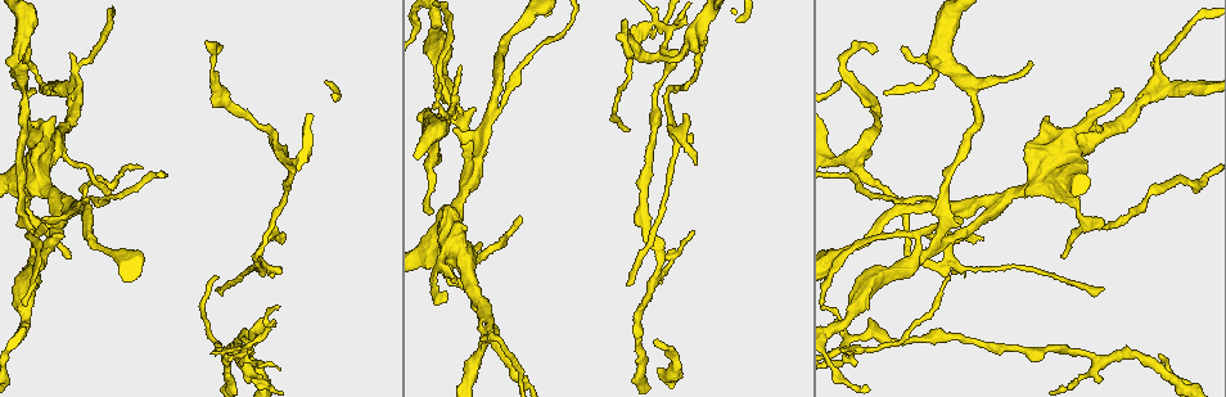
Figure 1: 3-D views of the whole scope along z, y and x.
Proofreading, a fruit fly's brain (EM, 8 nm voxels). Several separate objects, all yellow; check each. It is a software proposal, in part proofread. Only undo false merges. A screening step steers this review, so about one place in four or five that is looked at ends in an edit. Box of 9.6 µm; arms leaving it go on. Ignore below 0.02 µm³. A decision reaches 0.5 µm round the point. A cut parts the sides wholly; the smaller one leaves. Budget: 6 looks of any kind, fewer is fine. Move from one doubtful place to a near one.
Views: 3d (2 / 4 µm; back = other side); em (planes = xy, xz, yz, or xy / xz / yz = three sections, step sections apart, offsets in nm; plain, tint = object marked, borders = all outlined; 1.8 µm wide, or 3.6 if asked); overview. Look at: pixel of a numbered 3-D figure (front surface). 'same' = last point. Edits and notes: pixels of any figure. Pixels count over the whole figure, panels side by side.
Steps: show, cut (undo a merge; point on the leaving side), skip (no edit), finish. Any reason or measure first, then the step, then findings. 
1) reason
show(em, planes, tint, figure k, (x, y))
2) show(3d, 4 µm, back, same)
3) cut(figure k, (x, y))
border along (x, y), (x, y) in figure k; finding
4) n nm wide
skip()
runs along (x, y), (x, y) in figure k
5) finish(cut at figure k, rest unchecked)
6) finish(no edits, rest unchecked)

calibre changes
show(3d, 2 µm, figure 1, (436, 271))

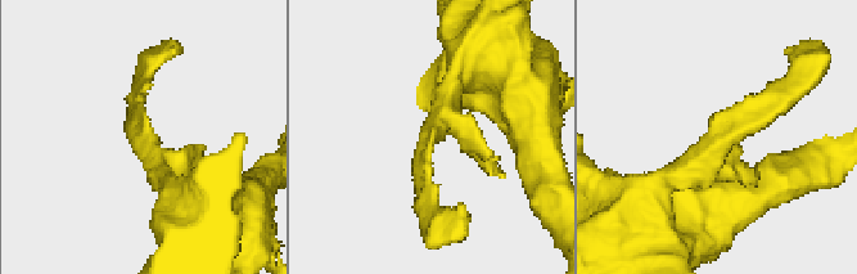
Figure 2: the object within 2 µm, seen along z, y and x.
show(em, yz, step 4, tint, figure 2, (706, 155))

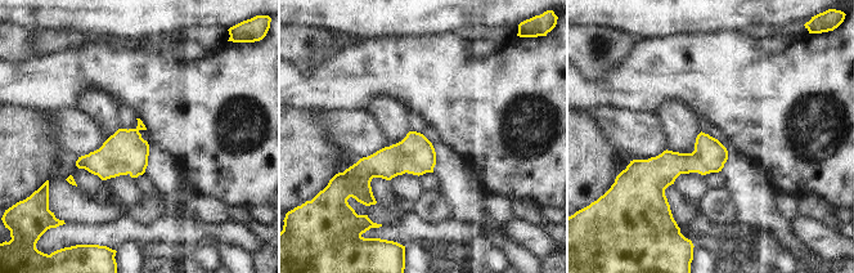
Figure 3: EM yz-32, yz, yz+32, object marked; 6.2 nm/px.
another direction
show(em, planes, borders, same)

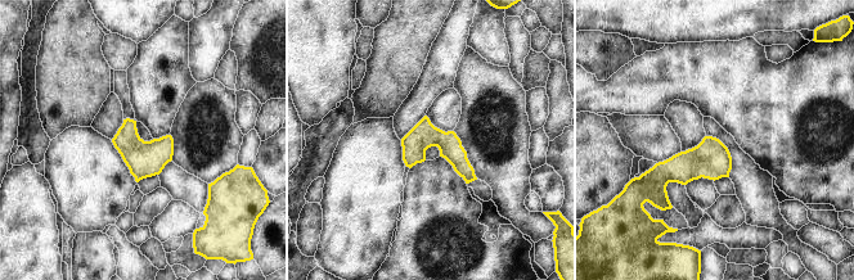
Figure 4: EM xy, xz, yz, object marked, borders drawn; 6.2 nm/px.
170 nm wide
skip()
runs along (404, 141), (439, 141), (471, 177) in figure 4; one cell here

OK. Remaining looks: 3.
four arms meet
show(em, yz, step 16, tint, figure 1, (941, 242))

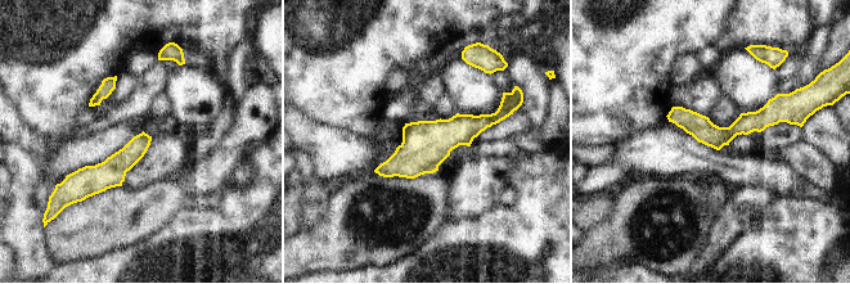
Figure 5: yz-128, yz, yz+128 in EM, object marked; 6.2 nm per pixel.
skip()
runs along (499, 113), (379, 170) in figure 5; all the same cell

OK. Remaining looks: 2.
show(3d, 2 µm, figure 1, (678, 361))

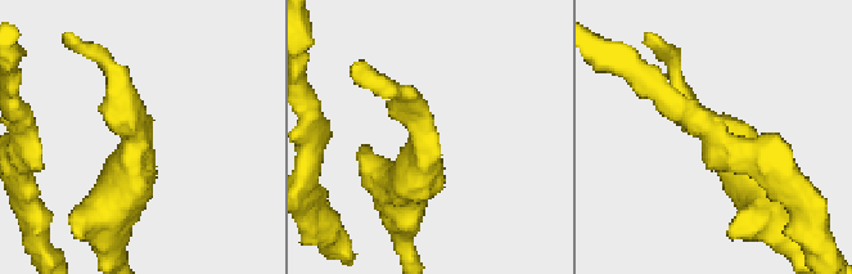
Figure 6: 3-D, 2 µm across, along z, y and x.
show(em, planes, tint, figure 6, (424, 136))

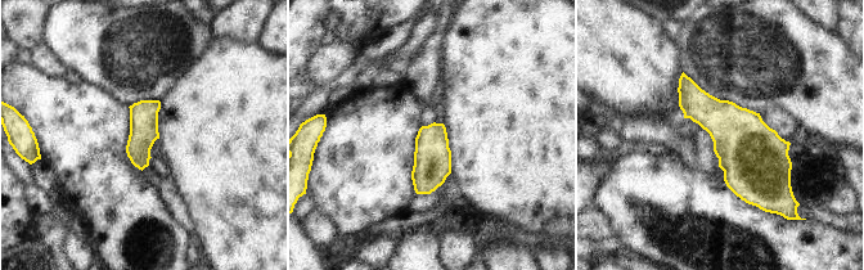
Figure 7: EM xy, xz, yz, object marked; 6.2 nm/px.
skip()
all the same cell

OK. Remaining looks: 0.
finish(no edits, rest unchecked)

